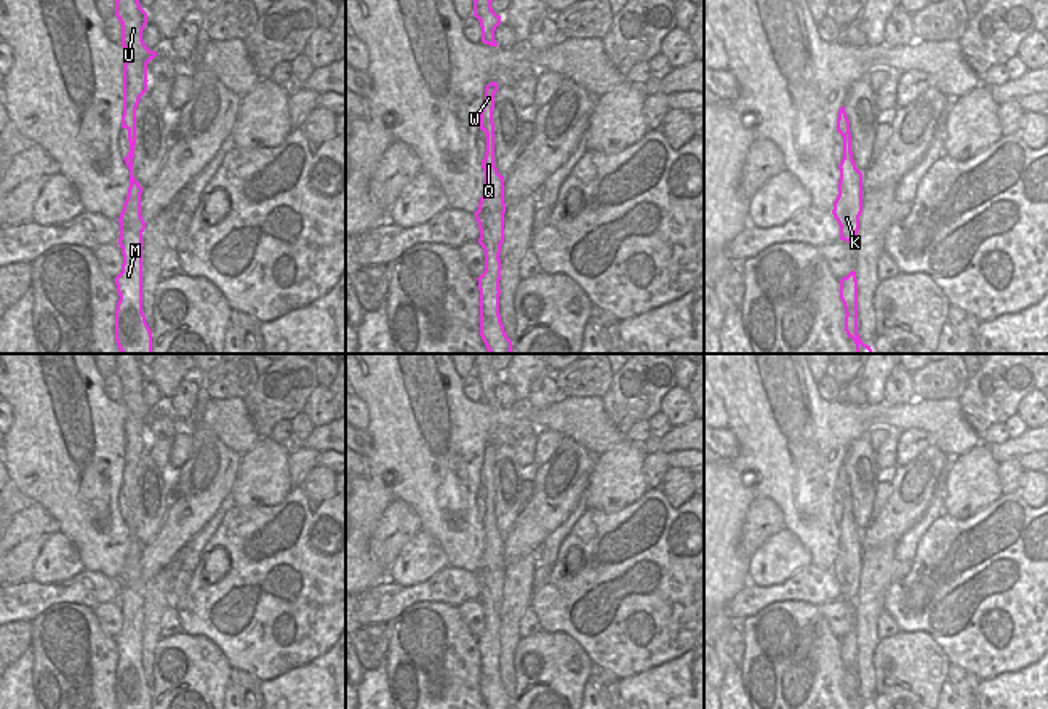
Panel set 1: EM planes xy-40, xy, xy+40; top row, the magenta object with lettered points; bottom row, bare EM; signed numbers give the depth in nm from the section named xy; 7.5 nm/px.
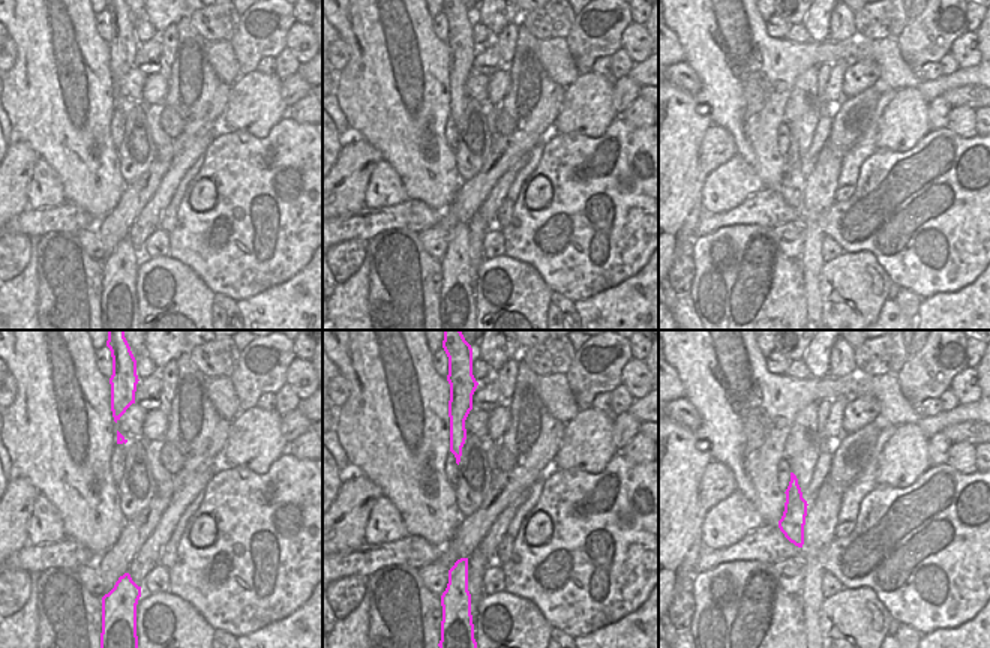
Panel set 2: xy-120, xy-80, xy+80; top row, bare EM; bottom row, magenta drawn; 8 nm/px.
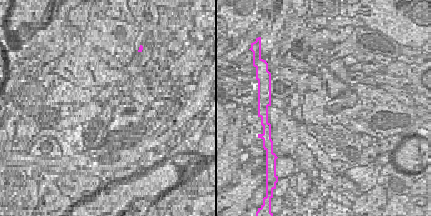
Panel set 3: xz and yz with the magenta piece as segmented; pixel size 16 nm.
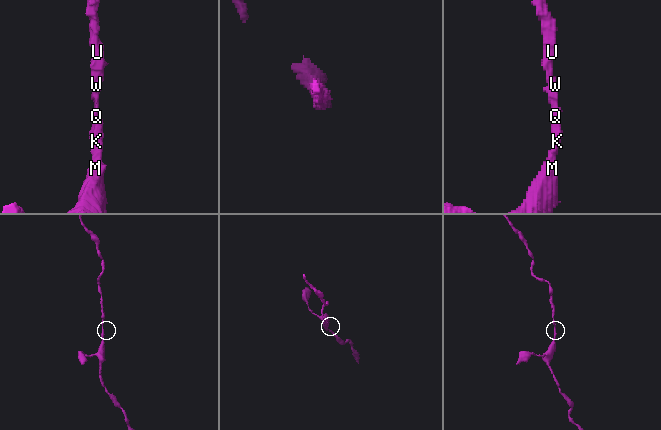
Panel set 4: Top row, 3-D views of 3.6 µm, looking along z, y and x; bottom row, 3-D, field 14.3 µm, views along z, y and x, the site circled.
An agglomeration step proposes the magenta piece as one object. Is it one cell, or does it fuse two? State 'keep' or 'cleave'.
keep

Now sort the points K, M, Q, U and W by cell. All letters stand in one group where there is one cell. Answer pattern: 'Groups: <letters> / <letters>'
Groups: K M Q U W

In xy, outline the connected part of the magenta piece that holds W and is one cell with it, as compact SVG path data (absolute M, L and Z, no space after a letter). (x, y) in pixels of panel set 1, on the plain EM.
M498 442L485 447L485 459L480 469L480 488L486 493L486 511L482 519L485 530L485 551L478 568L474 571L480 587L478 602L485 610L485 629L477 637L480 648L480 695L488 709L512 709L512 699L504 690L499 674L501 603L504 600L504 535L494 523L494 453Z

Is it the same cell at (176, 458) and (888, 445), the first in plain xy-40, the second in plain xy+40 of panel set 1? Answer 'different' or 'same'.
different

